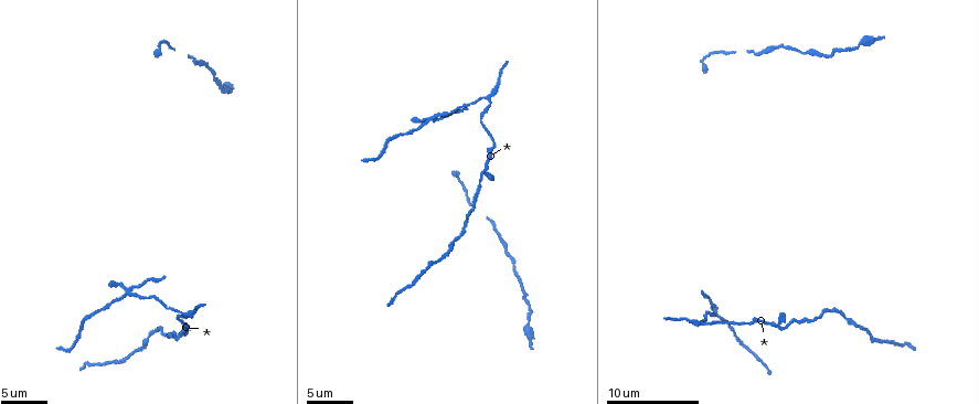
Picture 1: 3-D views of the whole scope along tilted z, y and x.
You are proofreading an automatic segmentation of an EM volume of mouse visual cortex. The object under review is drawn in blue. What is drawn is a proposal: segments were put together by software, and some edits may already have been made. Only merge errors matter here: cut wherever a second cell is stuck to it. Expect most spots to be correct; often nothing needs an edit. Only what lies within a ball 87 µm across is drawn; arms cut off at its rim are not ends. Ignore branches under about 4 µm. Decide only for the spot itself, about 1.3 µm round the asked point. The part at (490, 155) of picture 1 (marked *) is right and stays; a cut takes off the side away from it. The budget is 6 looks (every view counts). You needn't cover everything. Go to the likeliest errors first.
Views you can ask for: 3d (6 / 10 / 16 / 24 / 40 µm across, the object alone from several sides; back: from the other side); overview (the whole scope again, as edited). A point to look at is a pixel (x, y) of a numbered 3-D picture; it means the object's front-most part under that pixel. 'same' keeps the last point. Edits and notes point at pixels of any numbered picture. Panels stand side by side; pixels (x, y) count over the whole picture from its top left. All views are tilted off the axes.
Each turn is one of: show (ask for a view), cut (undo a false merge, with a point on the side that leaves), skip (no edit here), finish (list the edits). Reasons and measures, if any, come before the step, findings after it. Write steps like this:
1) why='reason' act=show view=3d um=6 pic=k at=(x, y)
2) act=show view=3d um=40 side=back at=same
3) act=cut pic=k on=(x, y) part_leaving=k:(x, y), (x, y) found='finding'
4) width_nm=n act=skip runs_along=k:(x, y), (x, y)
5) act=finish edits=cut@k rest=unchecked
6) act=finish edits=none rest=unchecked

why='four-way junction' act=show view=3d um=16 pic=1 at=(434, 118)

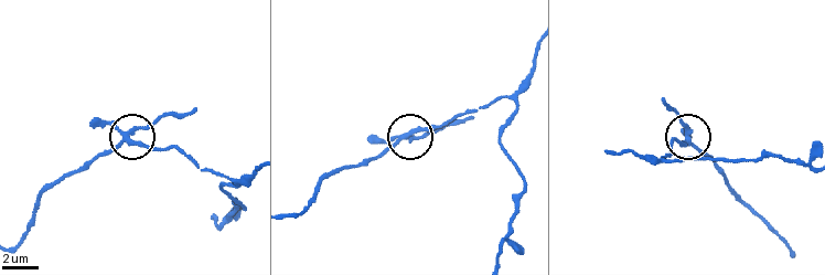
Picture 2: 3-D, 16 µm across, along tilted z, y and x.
arms=4 act=cut pic=2 on=(147, 124) part_leaving=2:(122, 137), (110, 150), (56, 181), (14, 244) found='a second cell is stuck on'

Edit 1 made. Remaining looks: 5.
act=show view=overview

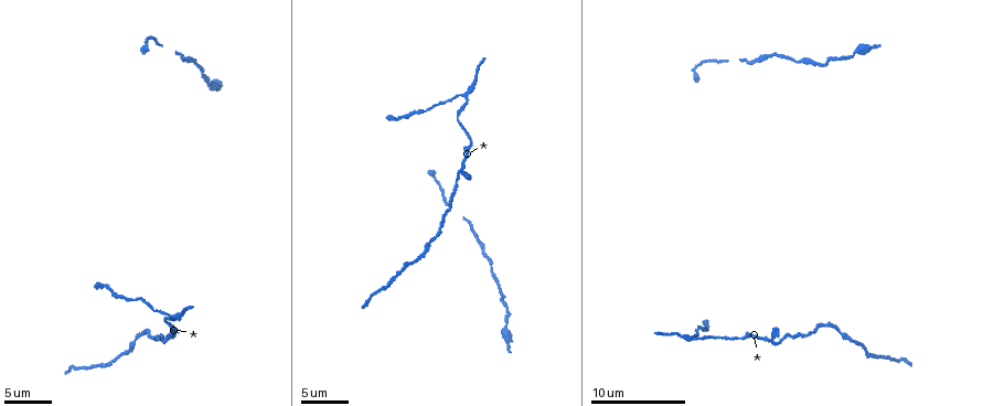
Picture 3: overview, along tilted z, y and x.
why='three-way junction' act=show view=3d um=6 pic=3 at=(465, 95)

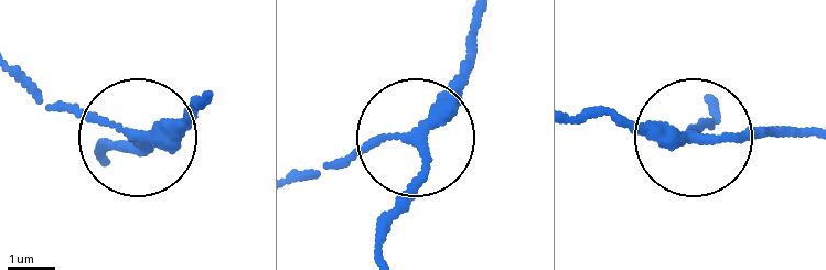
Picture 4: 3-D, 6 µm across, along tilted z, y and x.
act=show view=3d um=6 side=back pic=4 at=(693, 137)

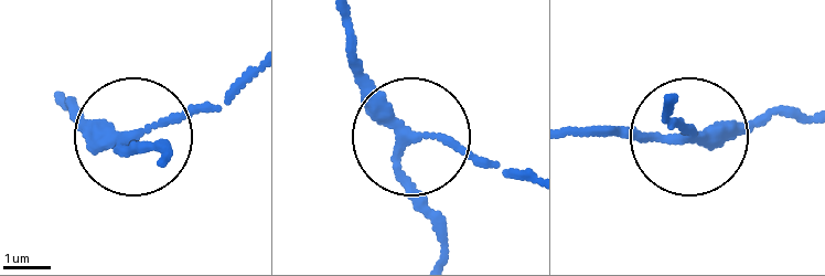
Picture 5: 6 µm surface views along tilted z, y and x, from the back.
side_arm_um=5 act=skip runs_along=5:(441, 247), (437, 213), (397, 165), (402, 119), (350, 54) found='one cell here'

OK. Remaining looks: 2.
act=show view=3d um=16 pic=3 at=(211, 88)

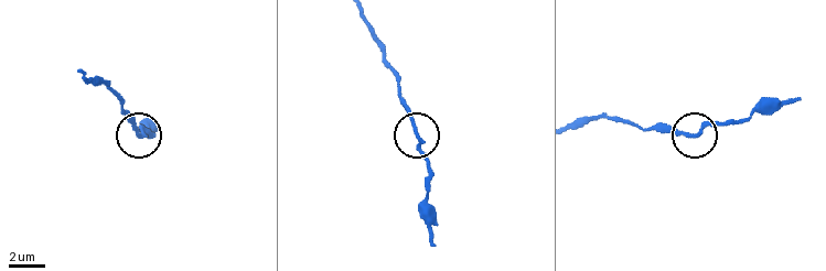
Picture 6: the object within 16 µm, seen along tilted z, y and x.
act=show view=3d um=6 pic=6 at=(418, 137)

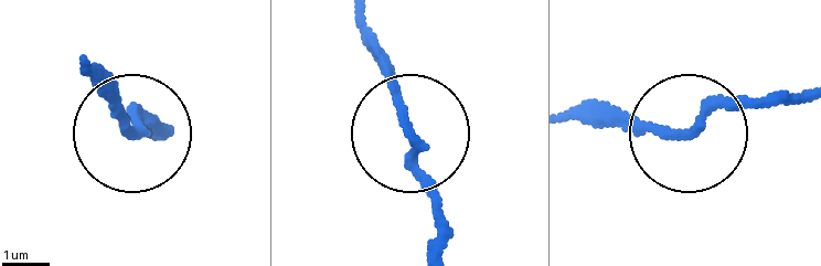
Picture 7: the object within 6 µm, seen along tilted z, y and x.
side_arm_um=7 act=skip found='one cell here'

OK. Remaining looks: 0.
act=finish edits=cut@2 rest=unchecked

